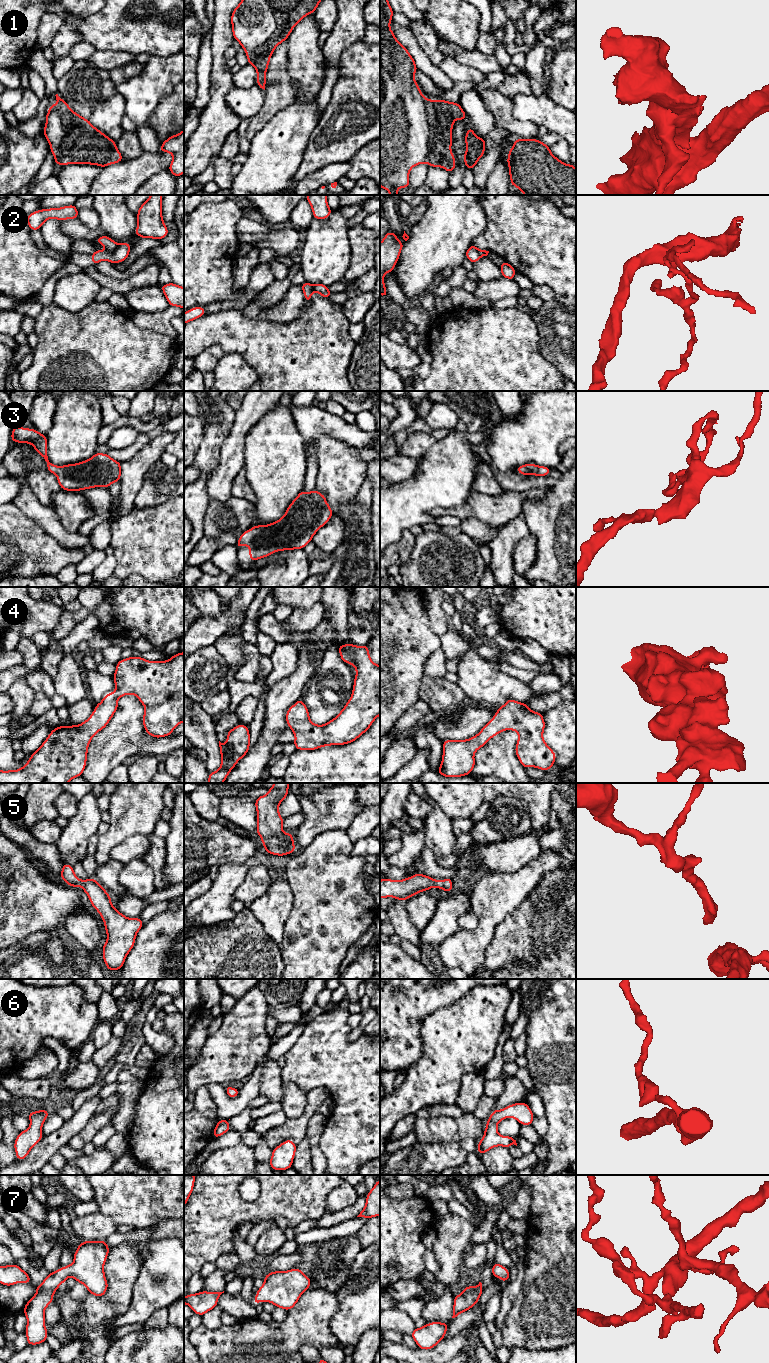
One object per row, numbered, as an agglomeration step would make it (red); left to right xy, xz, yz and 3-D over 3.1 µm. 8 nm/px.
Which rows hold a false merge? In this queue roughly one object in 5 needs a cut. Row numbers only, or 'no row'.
2

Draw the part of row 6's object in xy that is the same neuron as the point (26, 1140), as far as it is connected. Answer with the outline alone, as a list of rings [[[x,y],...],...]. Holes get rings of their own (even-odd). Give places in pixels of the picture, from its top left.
[[[43,1109],[27,1114],[30,1119],[30,1126],[27,1130],[21,1131],[14,1142],[17,1160],[24,1160],[30,1150],[44,1137],[41,1129],[50,1113]]]

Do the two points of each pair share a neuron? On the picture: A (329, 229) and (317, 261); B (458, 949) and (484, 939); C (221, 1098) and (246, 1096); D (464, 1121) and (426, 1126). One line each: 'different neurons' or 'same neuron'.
A: same neuron
B: same neuron
C: same neuron
D: same neuron

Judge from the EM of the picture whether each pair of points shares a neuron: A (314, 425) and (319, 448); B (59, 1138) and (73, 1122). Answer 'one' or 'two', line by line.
A: two
B: one

